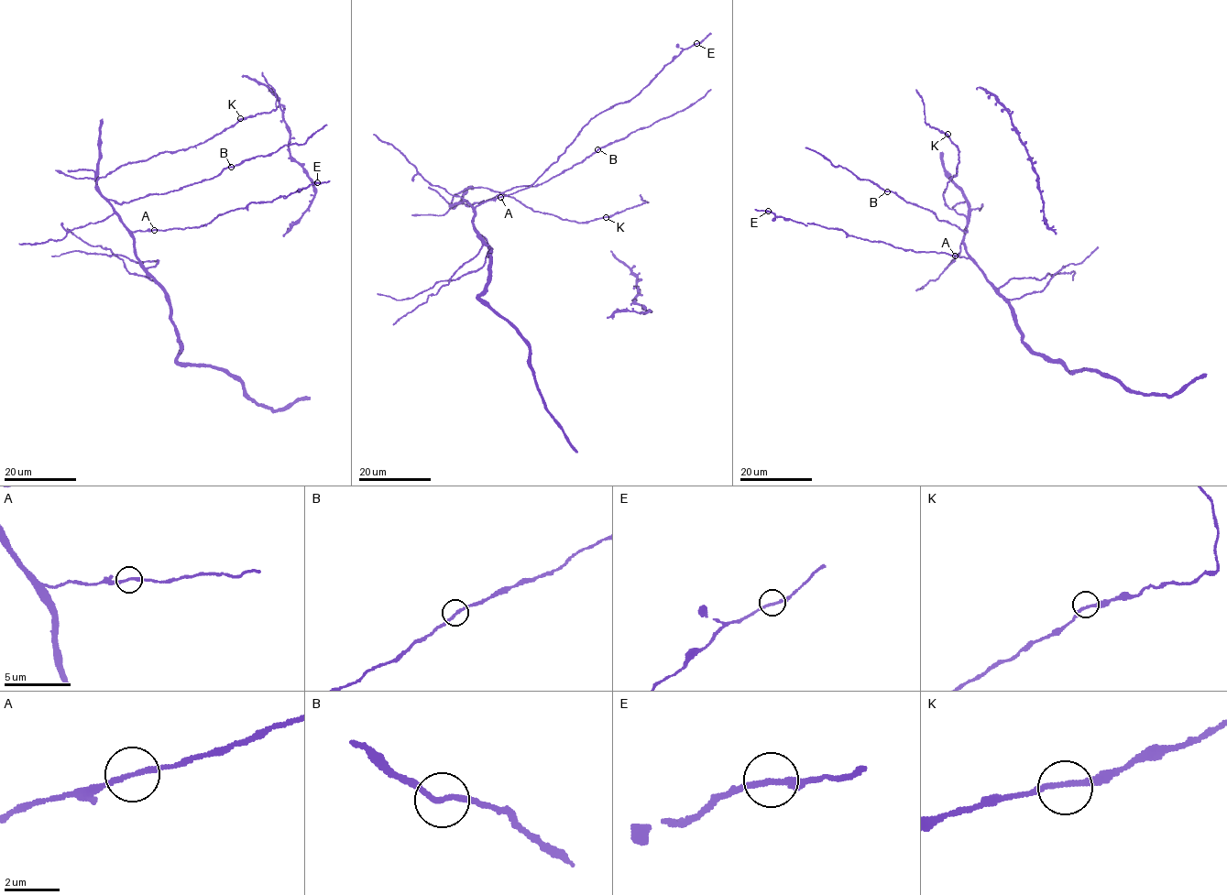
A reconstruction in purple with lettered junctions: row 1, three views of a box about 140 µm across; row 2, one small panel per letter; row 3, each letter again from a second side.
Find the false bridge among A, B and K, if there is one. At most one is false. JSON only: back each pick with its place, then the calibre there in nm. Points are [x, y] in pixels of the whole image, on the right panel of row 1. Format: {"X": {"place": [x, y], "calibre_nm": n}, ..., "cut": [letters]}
{"cut": []}

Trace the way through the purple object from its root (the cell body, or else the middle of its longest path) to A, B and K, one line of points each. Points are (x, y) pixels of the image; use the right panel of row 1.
A: (961, 214), (967, 221), (963, 244), (969, 256), (968, 258), (955, 256)
B: (961, 214), (966, 217), (967, 232), (939, 220), (926, 209), (887, 191)
K: (961, 214), (946, 204), (943, 196), (949, 180), (956, 175), (958, 162), (958, 148), (947, 134)

